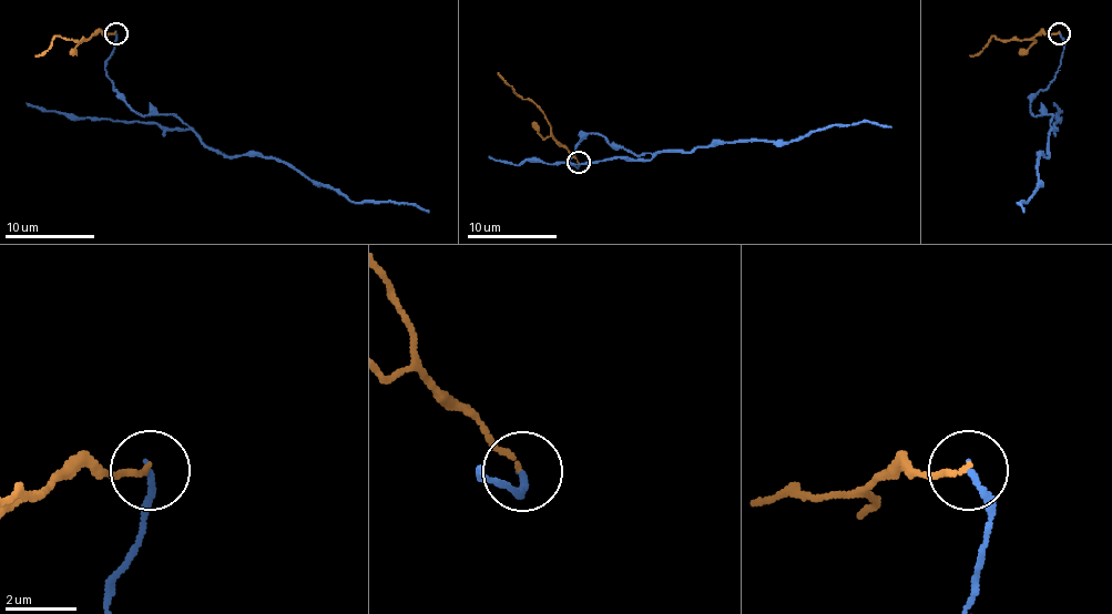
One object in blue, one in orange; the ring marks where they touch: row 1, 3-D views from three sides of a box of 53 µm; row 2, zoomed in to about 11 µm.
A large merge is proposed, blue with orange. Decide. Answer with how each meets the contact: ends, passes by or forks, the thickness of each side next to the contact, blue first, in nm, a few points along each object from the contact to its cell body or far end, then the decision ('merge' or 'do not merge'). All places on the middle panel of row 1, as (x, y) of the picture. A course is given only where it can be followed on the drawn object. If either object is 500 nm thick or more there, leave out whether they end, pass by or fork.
blue ends; orange ends; calibres 180 and 140 nm; course blue (579, 161), (577, 167), (568, 161), (585, 134), (642, 154), (794, 141), (875, 121), (890, 128); course orange (579, 161), (552, 134), (546, 114), (531, 101), (518, 96), (498, 72); do not merge

